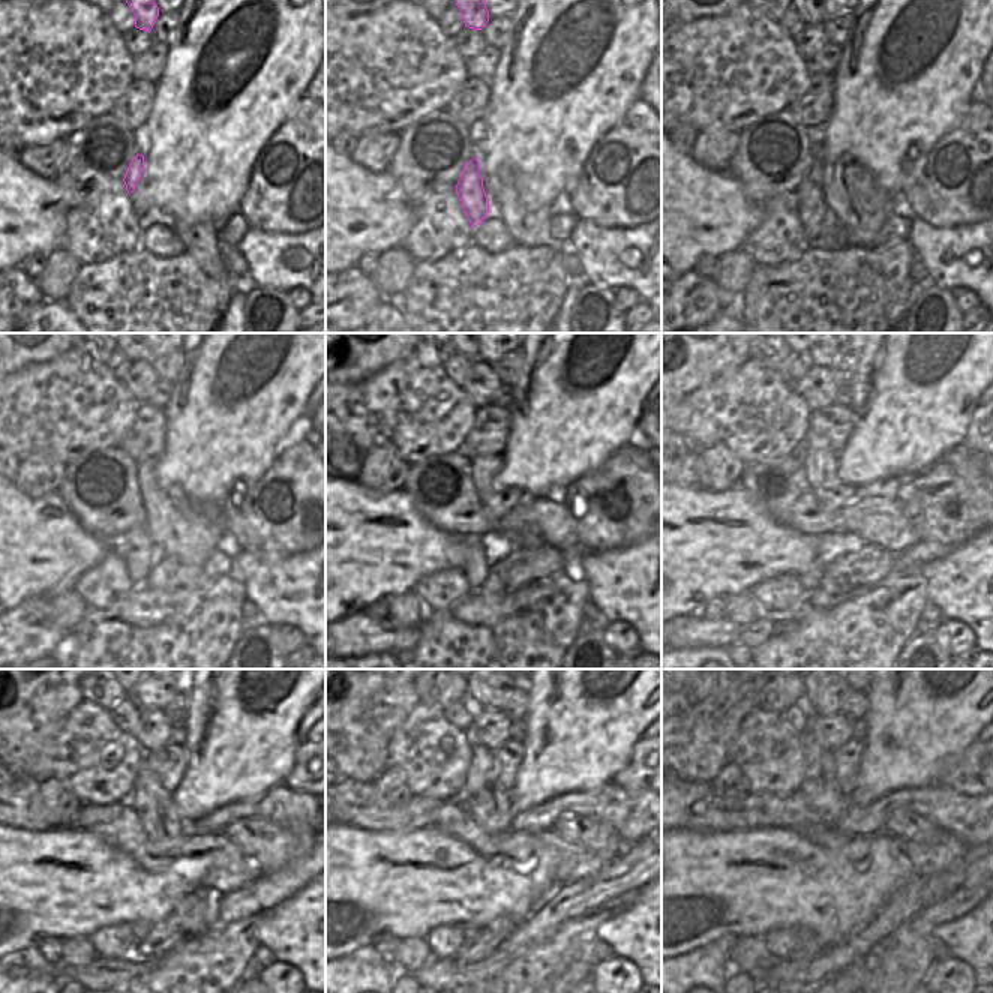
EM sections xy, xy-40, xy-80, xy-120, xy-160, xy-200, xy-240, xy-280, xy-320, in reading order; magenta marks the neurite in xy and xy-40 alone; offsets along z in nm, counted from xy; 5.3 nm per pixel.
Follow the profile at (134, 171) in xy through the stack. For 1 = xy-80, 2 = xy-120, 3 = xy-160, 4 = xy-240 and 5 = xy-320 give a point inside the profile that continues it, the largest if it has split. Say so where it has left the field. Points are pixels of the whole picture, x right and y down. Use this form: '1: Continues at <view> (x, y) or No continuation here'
1: Continues at xy-80 (809, 201)
2: Continues at xy-120 (134, 546)
3: Continues at xy-160 (476, 567)
4: Continues at xy-240 (138, 930)
5: Continues at xy-320 (803, 933)

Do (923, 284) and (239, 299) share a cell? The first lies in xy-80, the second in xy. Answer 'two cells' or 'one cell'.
two cells

